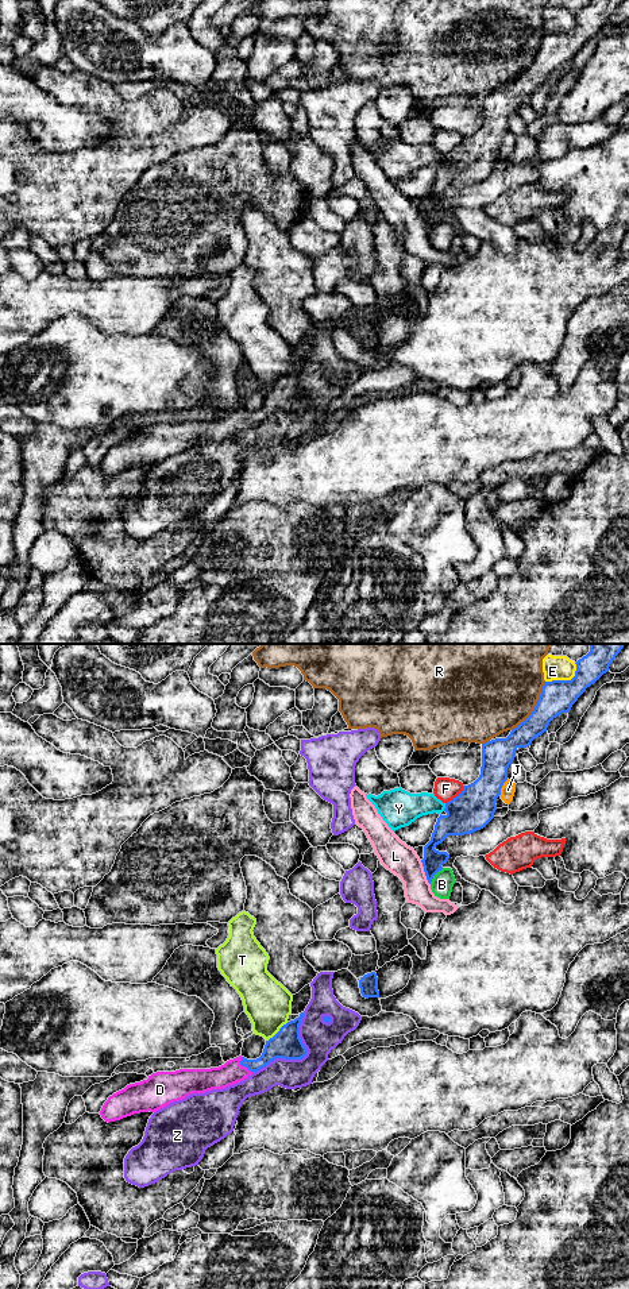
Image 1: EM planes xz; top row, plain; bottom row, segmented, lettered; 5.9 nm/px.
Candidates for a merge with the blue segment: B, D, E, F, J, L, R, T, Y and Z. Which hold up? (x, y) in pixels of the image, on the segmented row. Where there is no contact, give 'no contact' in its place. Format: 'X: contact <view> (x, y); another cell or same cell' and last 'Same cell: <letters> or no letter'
B: contact xz (435, 873); another cell
D: contact xz (243, 1065); same cell
E: contact xz (564, 680); another cell
F: contact xz (456, 797); another cell
J: contact xz (501, 787); another cell
L: contact xz (424, 871); another cell
R: contact xz (535, 707); another cell
T: contact xz (278, 1031); another cell
Y: contact xz (446, 807); another cell
Z: contact xz (300, 1058); another cell
Same cell: D

